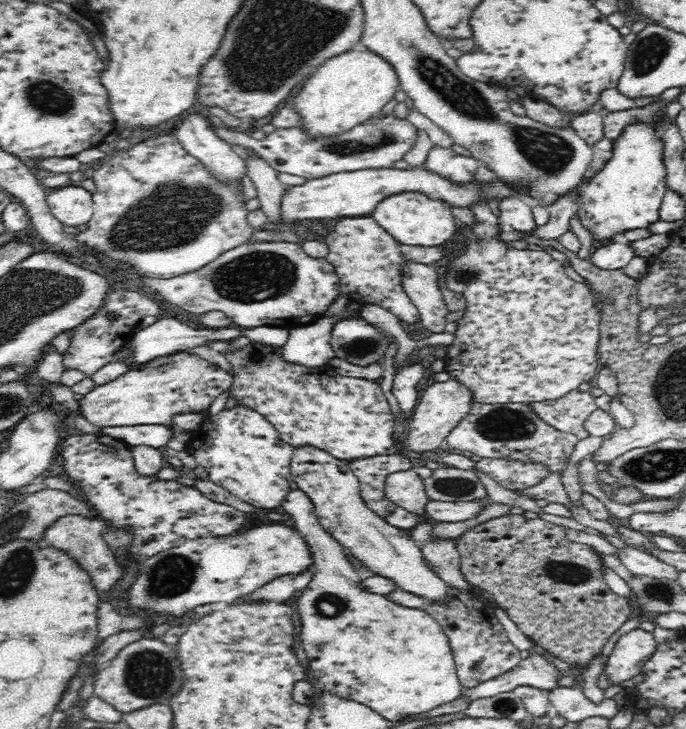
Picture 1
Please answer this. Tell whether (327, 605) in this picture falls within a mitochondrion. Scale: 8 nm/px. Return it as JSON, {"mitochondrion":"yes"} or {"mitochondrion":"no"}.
{"mitochondrion":"yes"}

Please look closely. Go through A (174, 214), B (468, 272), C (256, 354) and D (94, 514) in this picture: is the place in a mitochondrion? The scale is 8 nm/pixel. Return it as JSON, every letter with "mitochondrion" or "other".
{"A":"mitochondrion","B":"mitochondrion","C":"other","D":"other"}

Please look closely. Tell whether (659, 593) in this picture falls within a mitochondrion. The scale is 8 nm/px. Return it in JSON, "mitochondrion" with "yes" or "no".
{"mitochondrion":"yes"}

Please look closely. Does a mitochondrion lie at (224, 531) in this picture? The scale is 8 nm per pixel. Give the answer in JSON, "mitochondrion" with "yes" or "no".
{"mitochondrion":"no"}

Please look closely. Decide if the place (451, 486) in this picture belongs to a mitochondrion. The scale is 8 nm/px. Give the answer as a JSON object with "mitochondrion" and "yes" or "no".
{"mitochondrion":"yes"}

